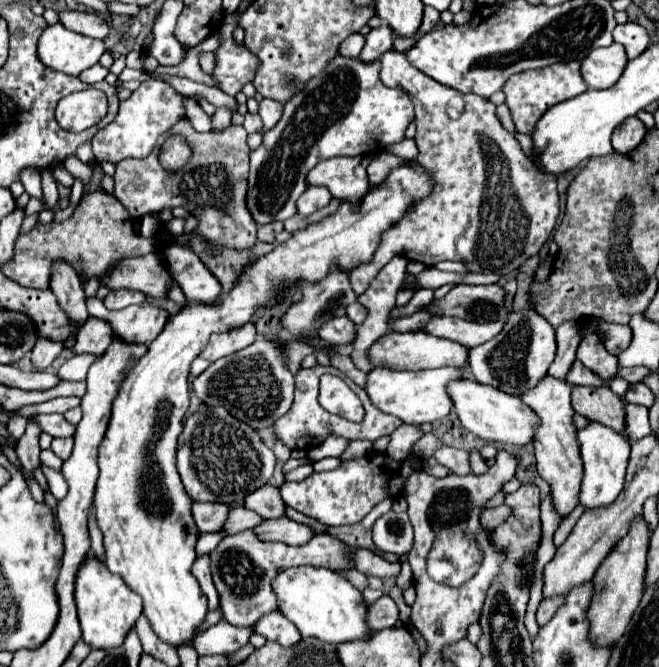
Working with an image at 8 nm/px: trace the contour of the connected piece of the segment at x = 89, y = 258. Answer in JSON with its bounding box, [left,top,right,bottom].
[1,190,157,290]

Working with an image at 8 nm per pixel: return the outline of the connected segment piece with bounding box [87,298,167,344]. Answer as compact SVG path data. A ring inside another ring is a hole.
M89 298L87 308L93 316L105 318L113 328L113 334L127 344L153 342L167 322L167 312L149 302L145 302L141 306L129 306L129 308L111 312L111 310L103 308L101 300Z

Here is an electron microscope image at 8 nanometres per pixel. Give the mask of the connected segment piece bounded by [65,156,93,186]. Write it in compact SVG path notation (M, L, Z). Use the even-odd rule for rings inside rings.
M77 156L67 158L67 160L65 160L65 168L73 174L75 180L81 180L83 186L87 186L87 184L91 182L91 178L93 178L93 168L89 168L87 164L83 164Z

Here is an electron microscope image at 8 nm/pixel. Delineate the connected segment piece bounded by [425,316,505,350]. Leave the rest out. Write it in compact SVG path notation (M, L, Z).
M433 316L431 322L425 326L427 334L439 336L439 338L447 338L453 342L459 342L461 346L467 346L469 350L485 344L489 338L495 338L501 330L503 330L505 322L467 322L461 318L447 318L447 316Z

